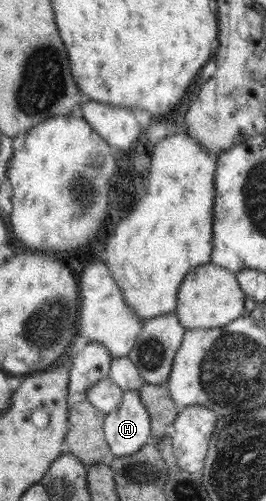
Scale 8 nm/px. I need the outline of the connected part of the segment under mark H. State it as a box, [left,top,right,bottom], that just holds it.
[103,390,152,458]

